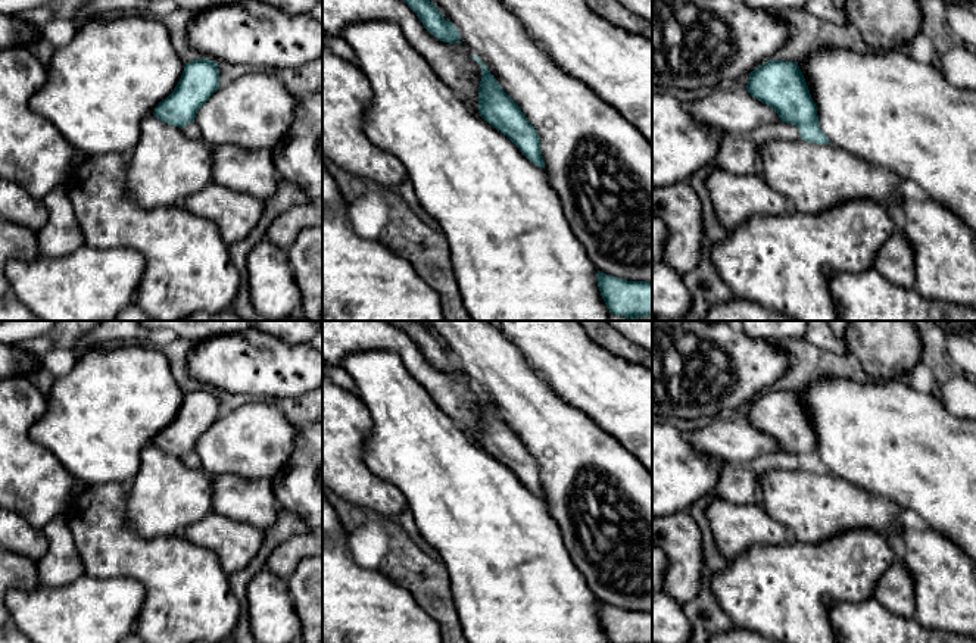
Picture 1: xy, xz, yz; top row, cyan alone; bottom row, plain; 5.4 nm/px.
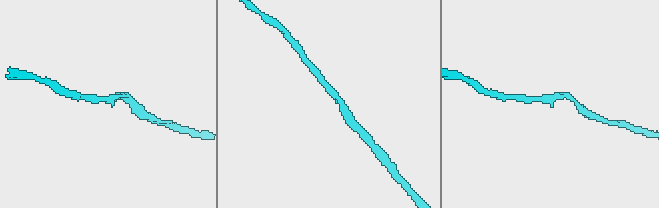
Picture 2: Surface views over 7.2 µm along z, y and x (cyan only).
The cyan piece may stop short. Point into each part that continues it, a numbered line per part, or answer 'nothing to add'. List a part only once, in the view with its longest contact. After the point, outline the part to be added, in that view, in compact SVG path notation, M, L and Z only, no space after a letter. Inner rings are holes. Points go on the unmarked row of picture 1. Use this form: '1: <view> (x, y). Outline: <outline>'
nothing to add

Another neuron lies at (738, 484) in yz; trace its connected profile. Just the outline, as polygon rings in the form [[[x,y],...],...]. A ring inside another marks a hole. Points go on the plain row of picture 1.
[[[721,462],[712,496],[736,505],[758,505],[757,474],[748,465]]]

